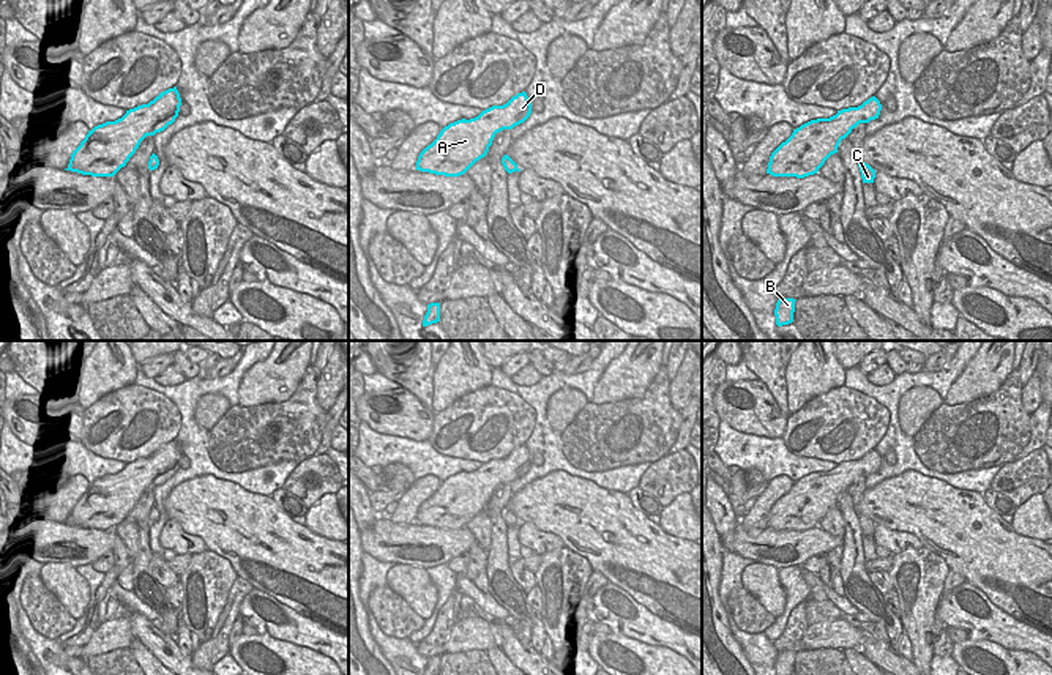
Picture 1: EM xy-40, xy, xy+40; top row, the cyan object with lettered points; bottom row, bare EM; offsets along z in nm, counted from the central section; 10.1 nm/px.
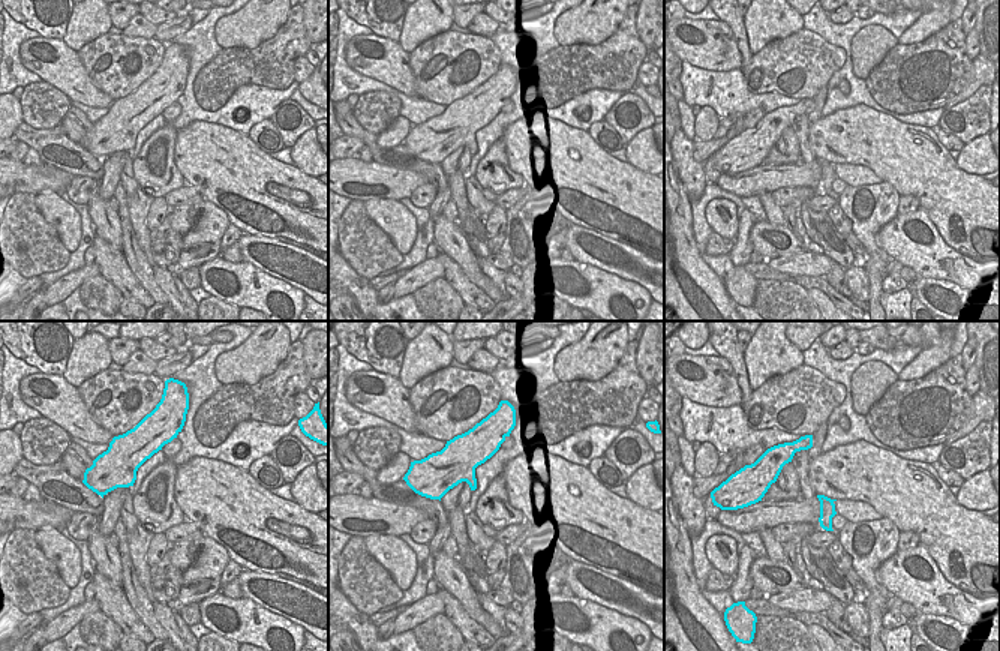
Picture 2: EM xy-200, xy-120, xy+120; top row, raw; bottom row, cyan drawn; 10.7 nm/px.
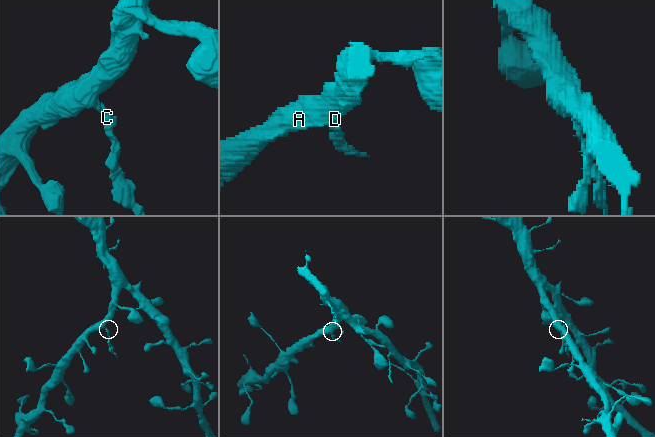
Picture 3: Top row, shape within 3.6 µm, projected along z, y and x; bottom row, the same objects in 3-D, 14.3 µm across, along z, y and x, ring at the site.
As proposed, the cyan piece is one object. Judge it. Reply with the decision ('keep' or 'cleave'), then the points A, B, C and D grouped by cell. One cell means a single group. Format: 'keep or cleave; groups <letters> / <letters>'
cleave; groups A B D / C

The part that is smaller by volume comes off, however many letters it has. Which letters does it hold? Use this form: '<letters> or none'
C

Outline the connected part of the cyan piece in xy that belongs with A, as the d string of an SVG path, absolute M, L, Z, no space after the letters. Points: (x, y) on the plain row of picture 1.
M525 445L503 459L492 459L470 473L457 473L445 479L437 492L418 509L416 524L445 530L464 528L484 511L497 486L513 483L532 467Z

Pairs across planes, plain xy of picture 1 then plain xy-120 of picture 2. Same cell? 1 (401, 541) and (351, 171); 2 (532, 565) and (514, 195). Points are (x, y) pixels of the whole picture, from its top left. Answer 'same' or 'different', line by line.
1: same
2: same

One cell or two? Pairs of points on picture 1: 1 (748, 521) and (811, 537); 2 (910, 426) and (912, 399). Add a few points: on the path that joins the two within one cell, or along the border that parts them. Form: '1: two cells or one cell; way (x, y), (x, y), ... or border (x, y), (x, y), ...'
1: two cells; border (740, 522), (746, 529), (765, 527)
2: one cell; way (910, 420), (912, 406)

